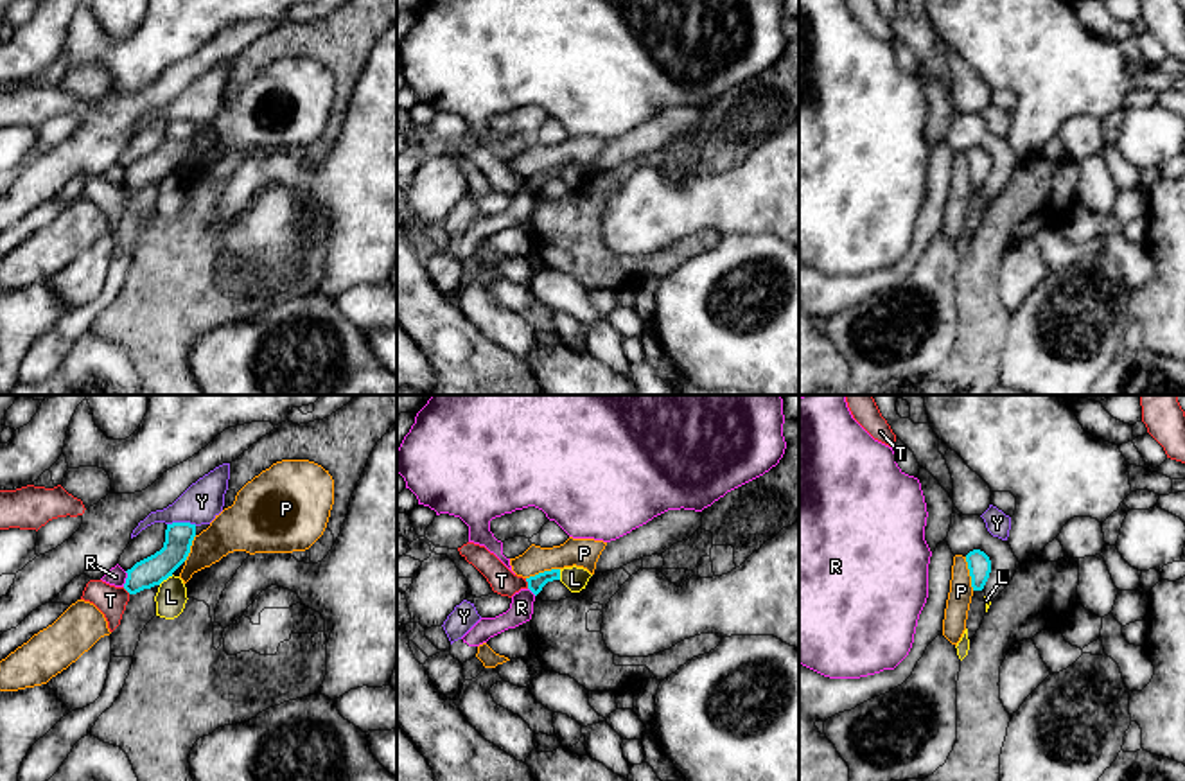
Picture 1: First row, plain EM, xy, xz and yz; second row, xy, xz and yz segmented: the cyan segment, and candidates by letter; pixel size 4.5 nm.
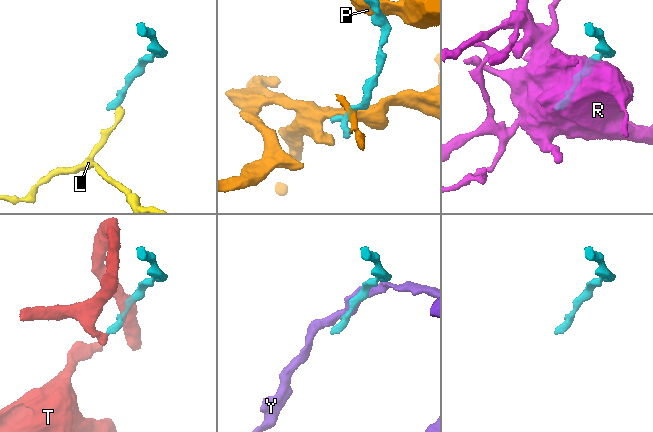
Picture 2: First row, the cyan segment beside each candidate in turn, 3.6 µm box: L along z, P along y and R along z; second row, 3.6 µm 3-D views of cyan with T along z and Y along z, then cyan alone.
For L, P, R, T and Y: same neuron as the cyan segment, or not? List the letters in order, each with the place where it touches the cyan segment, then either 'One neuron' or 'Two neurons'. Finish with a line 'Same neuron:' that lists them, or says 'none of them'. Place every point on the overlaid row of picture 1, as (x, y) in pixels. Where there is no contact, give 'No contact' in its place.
L: Touches cyan at xy (166, 579). Two neurons
P: Touches cyan at xz (544, 571). Two neurons
R: Touches cyan at xy (126, 579). Two neurons
T: Touches cyan at xz (528, 584). Two neurons
Y: Touches cyan at xy (182, 523). Two neurons
Same neuron: none of them

